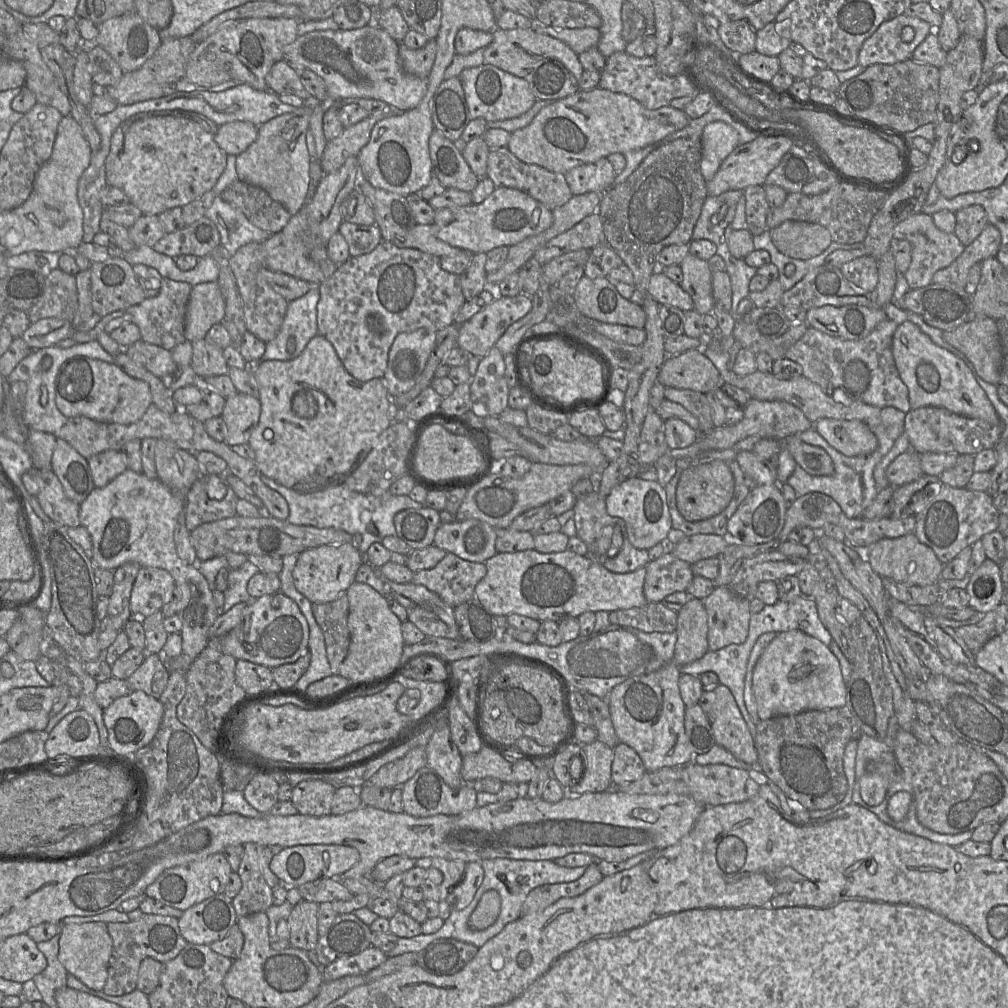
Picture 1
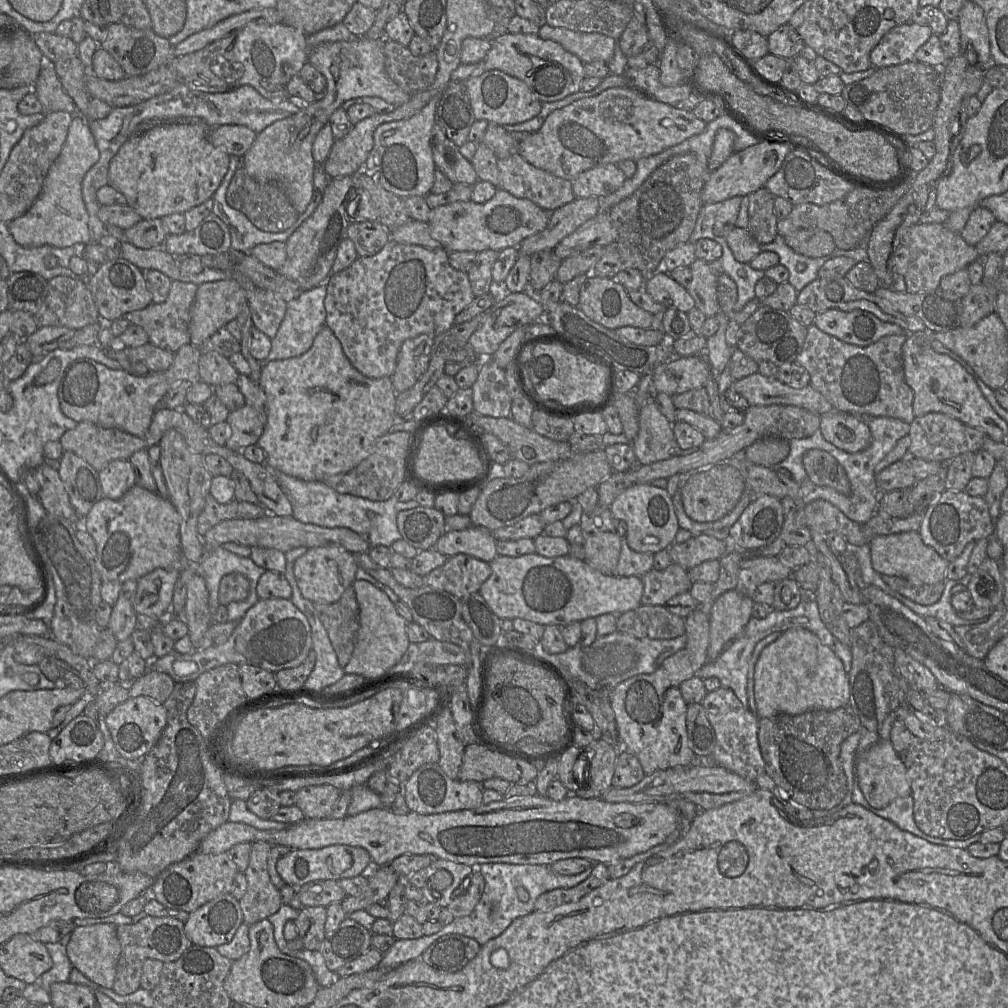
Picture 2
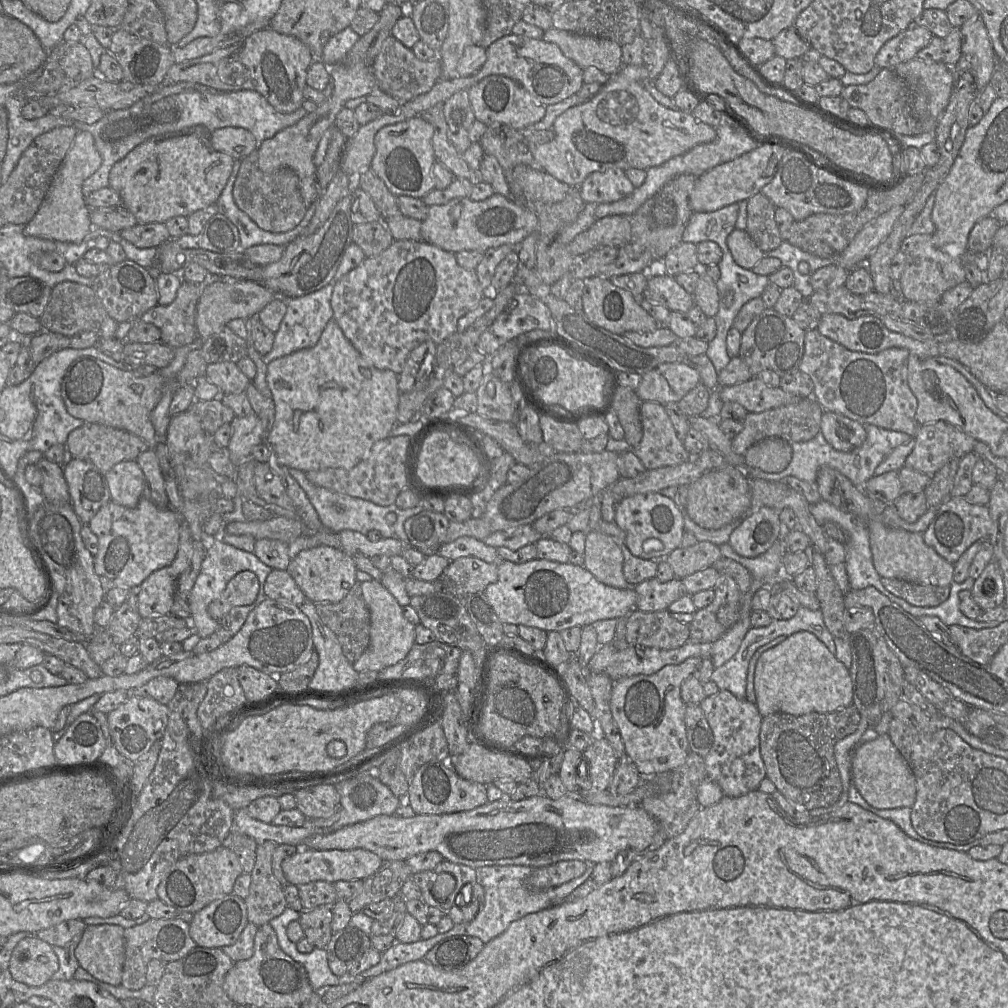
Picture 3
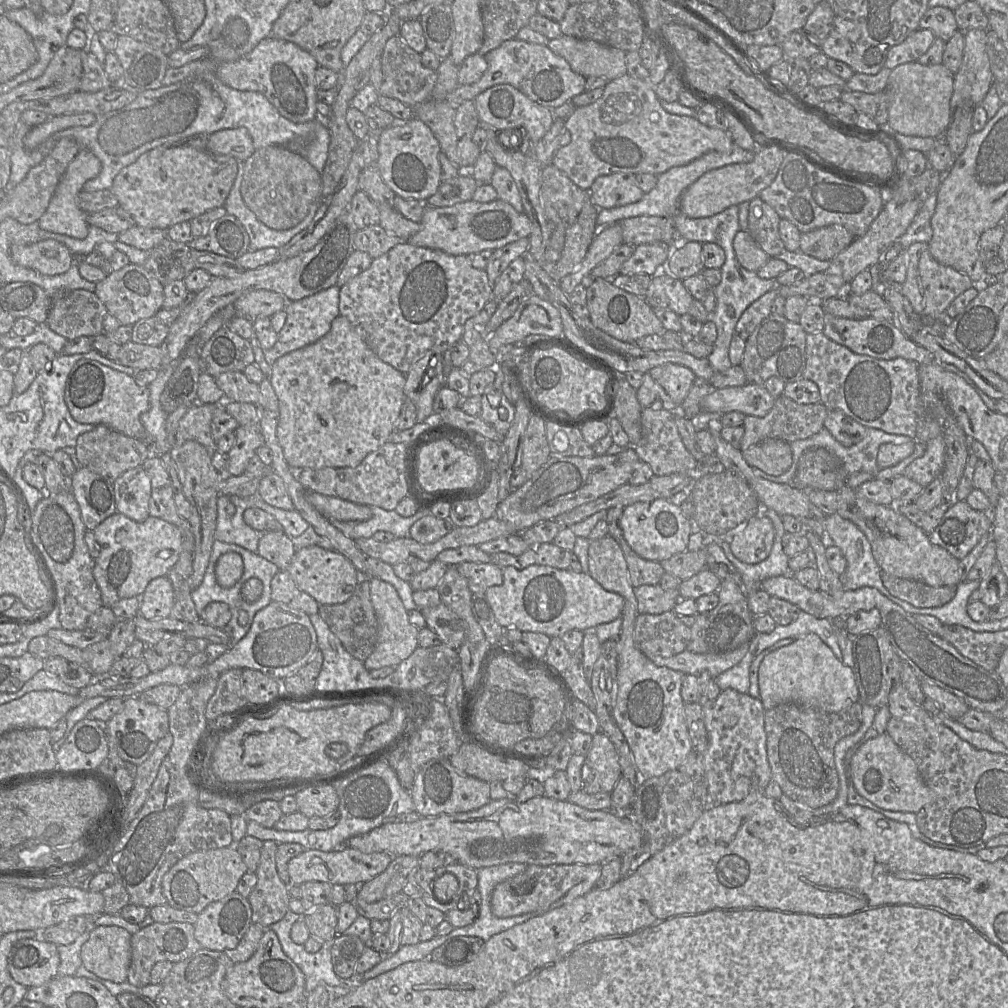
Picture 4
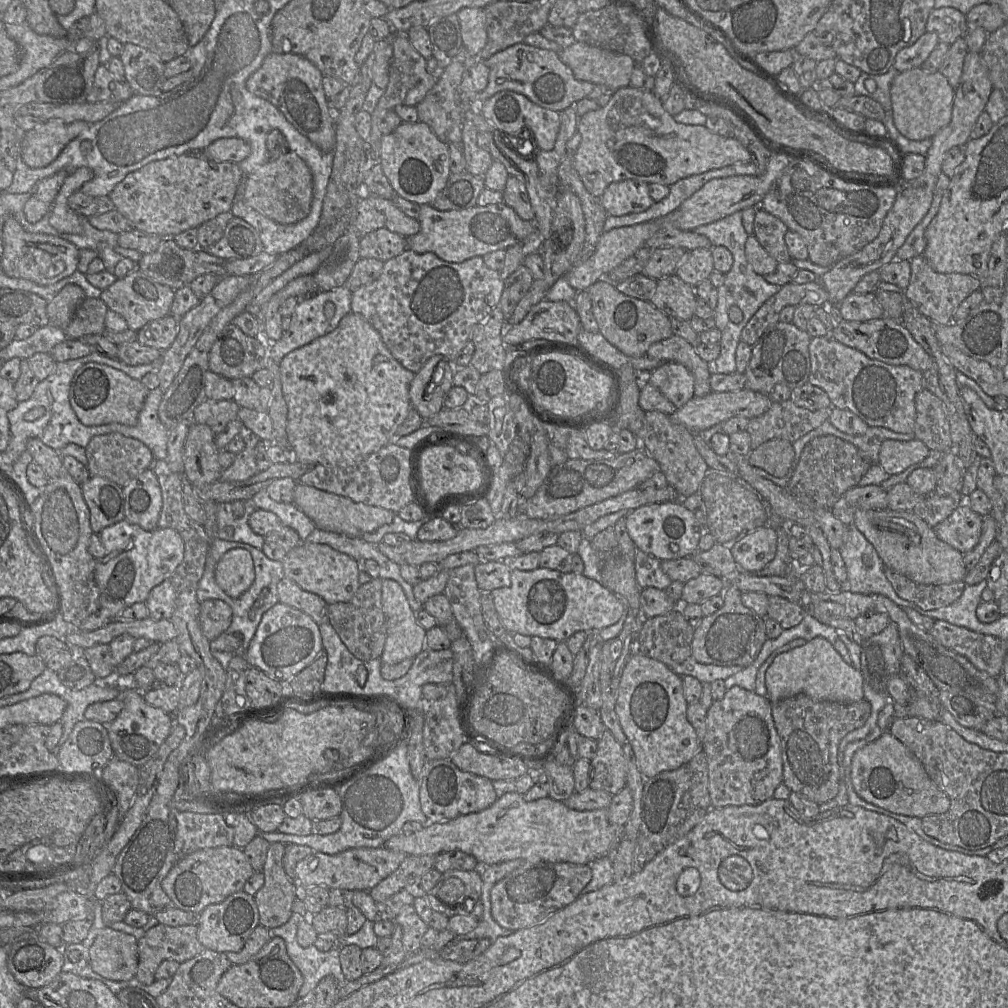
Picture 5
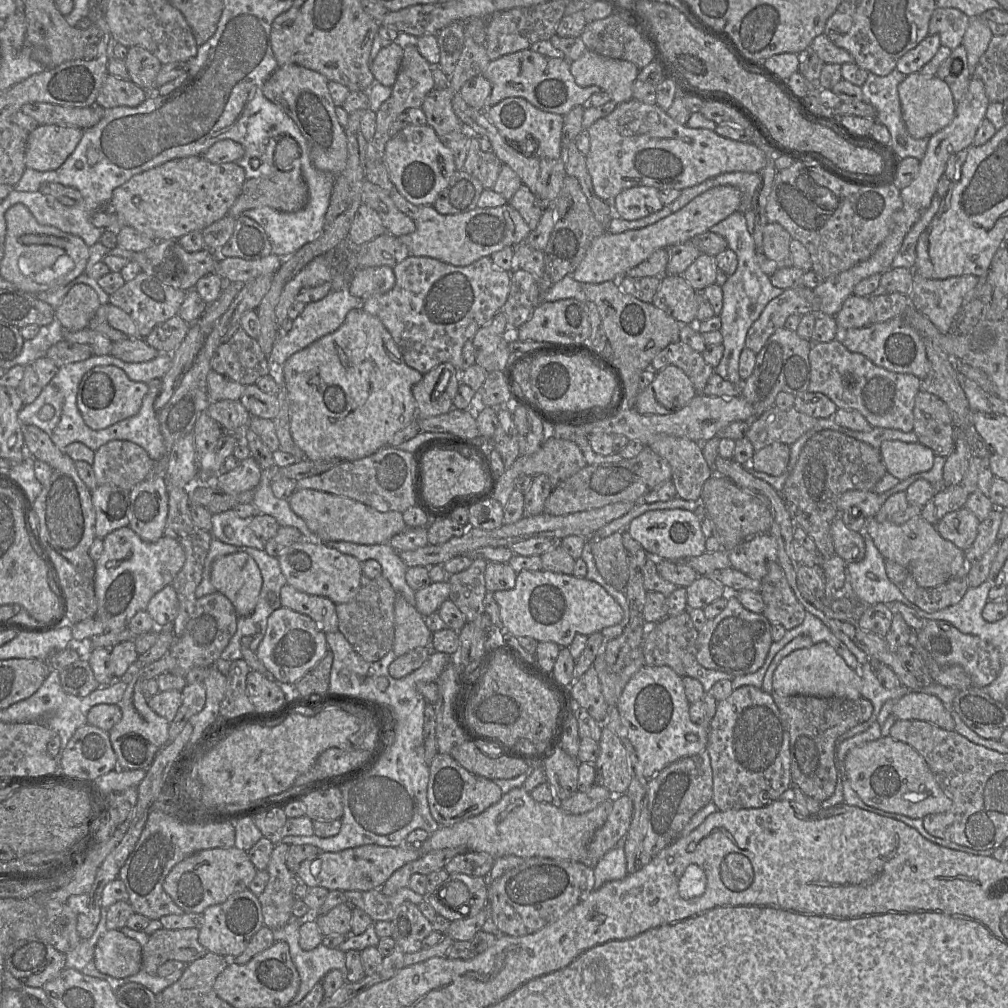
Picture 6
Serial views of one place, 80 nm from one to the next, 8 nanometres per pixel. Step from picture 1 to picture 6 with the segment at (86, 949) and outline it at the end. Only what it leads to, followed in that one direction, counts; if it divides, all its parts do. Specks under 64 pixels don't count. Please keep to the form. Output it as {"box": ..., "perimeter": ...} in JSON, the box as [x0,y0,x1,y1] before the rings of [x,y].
{"box":[94,930,142,979],"perimeter":[[[108,930],[94,950],[94,965],[105,975],[123,979],[142,969],[142,946],[120,930]]]}

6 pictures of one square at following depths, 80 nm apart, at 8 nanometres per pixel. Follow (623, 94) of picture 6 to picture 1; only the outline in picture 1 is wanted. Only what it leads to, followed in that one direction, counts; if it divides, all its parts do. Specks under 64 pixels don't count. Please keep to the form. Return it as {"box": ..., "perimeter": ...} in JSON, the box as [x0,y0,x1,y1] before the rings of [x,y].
{"box":[531,18,601,55],"perimeter":[[[537,18],[531,20],[531,29],[538,34],[549,35],[567,44],[577,55],[597,47],[601,38],[599,29],[596,28],[554,28],[546,26]]]}

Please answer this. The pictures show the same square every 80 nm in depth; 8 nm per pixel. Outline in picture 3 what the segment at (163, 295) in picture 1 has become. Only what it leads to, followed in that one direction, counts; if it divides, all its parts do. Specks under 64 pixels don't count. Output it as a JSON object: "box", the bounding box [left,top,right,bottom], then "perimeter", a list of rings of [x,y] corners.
{"box":[138,281,204,350],"perimeter":[[[183,281],[171,304],[158,304],[138,320],[158,327],[161,331],[160,342],[174,350],[194,342],[197,339],[197,304],[204,286]]]}

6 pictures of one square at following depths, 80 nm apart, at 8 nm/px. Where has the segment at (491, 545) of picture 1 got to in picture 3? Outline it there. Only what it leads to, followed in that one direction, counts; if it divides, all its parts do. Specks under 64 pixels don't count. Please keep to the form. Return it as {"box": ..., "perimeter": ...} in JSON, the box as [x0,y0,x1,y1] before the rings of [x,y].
{"box":[438,536,498,564],"perimeter":[[[462,536],[453,542],[442,544],[438,552],[440,556],[450,561],[460,557],[472,556],[489,564],[498,564],[497,549],[487,545],[484,541],[469,536]]]}

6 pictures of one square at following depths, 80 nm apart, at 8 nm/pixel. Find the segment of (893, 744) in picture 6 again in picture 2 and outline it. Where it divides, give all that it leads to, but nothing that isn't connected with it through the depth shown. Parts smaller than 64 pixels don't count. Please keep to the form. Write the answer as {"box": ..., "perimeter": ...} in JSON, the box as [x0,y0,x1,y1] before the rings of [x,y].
{"box":[856,739,912,809],"perimeter":[[[879,739],[866,751],[858,754],[856,757],[856,774],[865,799],[874,808],[883,809],[896,798],[907,797],[912,794],[906,767],[890,739]]]}

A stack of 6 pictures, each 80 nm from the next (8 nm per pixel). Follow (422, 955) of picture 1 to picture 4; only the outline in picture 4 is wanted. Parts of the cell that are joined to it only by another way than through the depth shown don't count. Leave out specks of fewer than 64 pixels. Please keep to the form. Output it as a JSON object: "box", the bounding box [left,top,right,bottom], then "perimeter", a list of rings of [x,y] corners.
{"box":[430,936,484,966],"perimeter":[[[456,936],[435,948],[430,959],[446,966],[461,966],[476,957],[484,945],[481,937]]]}

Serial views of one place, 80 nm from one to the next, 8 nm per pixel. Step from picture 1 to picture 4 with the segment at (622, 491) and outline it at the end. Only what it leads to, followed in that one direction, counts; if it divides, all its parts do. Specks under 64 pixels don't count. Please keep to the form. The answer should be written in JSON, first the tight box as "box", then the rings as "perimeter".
{"box":[620,499,692,562],"perimeter":[[[655,499],[625,506],[620,526],[624,539],[637,555],[657,562],[685,552],[692,533],[692,525],[680,507],[668,499]]]}

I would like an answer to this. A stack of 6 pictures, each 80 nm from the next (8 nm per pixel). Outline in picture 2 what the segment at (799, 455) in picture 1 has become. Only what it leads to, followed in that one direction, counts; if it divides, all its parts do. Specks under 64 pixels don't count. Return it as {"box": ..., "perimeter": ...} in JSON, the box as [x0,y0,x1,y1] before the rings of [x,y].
{"box":[803,449,851,495],"perimeter":[[[819,449],[807,451],[803,456],[803,465],[814,484],[850,495],[851,485],[844,468],[828,452]]]}

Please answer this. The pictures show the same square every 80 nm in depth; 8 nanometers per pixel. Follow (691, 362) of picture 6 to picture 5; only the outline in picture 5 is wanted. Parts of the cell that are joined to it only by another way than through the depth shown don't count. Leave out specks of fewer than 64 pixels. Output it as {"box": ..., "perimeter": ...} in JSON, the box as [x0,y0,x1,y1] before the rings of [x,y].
{"box":[647,335,711,397],"perimeter":[[[677,335],[653,343],[647,350],[649,358],[663,363],[675,362],[685,366],[694,376],[694,396],[703,397],[711,392],[711,366],[696,353],[694,345]]]}

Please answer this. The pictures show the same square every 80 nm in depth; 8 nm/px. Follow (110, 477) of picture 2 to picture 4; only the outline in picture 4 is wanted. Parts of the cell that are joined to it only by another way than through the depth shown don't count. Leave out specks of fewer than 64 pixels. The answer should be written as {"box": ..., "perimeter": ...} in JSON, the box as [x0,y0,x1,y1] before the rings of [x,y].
{"box":[114,466,151,522],"perimeter":[[[137,466],[118,477],[114,482],[117,511],[137,522],[149,516],[151,479],[142,466]]]}

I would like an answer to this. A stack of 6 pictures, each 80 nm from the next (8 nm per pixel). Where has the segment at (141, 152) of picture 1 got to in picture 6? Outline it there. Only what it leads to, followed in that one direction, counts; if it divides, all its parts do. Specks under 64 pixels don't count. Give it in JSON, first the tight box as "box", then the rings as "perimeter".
{"box":[110,156,245,240],"perimeter":[[[189,156],[132,176],[114,189],[110,205],[123,225],[152,240],[178,240],[192,231],[201,232],[226,216],[245,181],[245,172],[236,162],[215,164],[203,156]]]}

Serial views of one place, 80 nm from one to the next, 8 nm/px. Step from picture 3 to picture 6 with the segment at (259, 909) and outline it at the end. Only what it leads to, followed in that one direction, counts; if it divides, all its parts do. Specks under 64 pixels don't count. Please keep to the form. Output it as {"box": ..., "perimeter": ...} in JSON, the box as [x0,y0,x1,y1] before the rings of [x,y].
{"box":[258,843,300,930],"perimeter":[[[280,843],[274,847],[266,869],[269,880],[258,896],[263,923],[272,930],[282,928],[293,918],[294,888],[300,881],[286,865],[289,846]]]}

